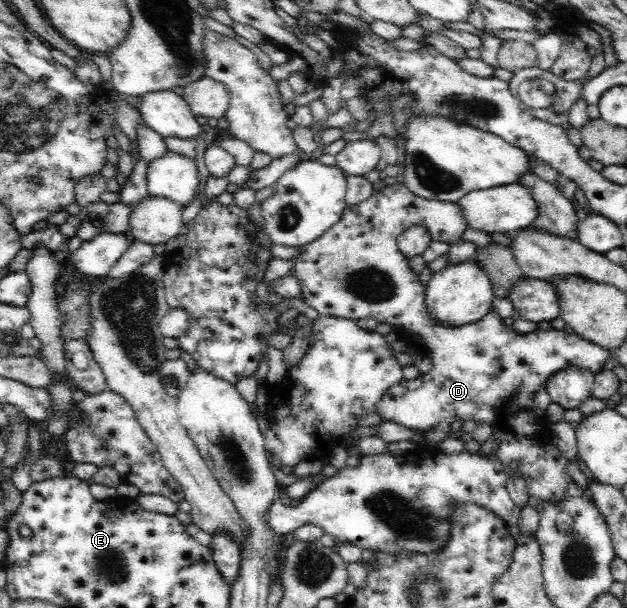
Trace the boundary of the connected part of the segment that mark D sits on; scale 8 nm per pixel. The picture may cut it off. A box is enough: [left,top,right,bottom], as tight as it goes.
[288,183,608,502]

